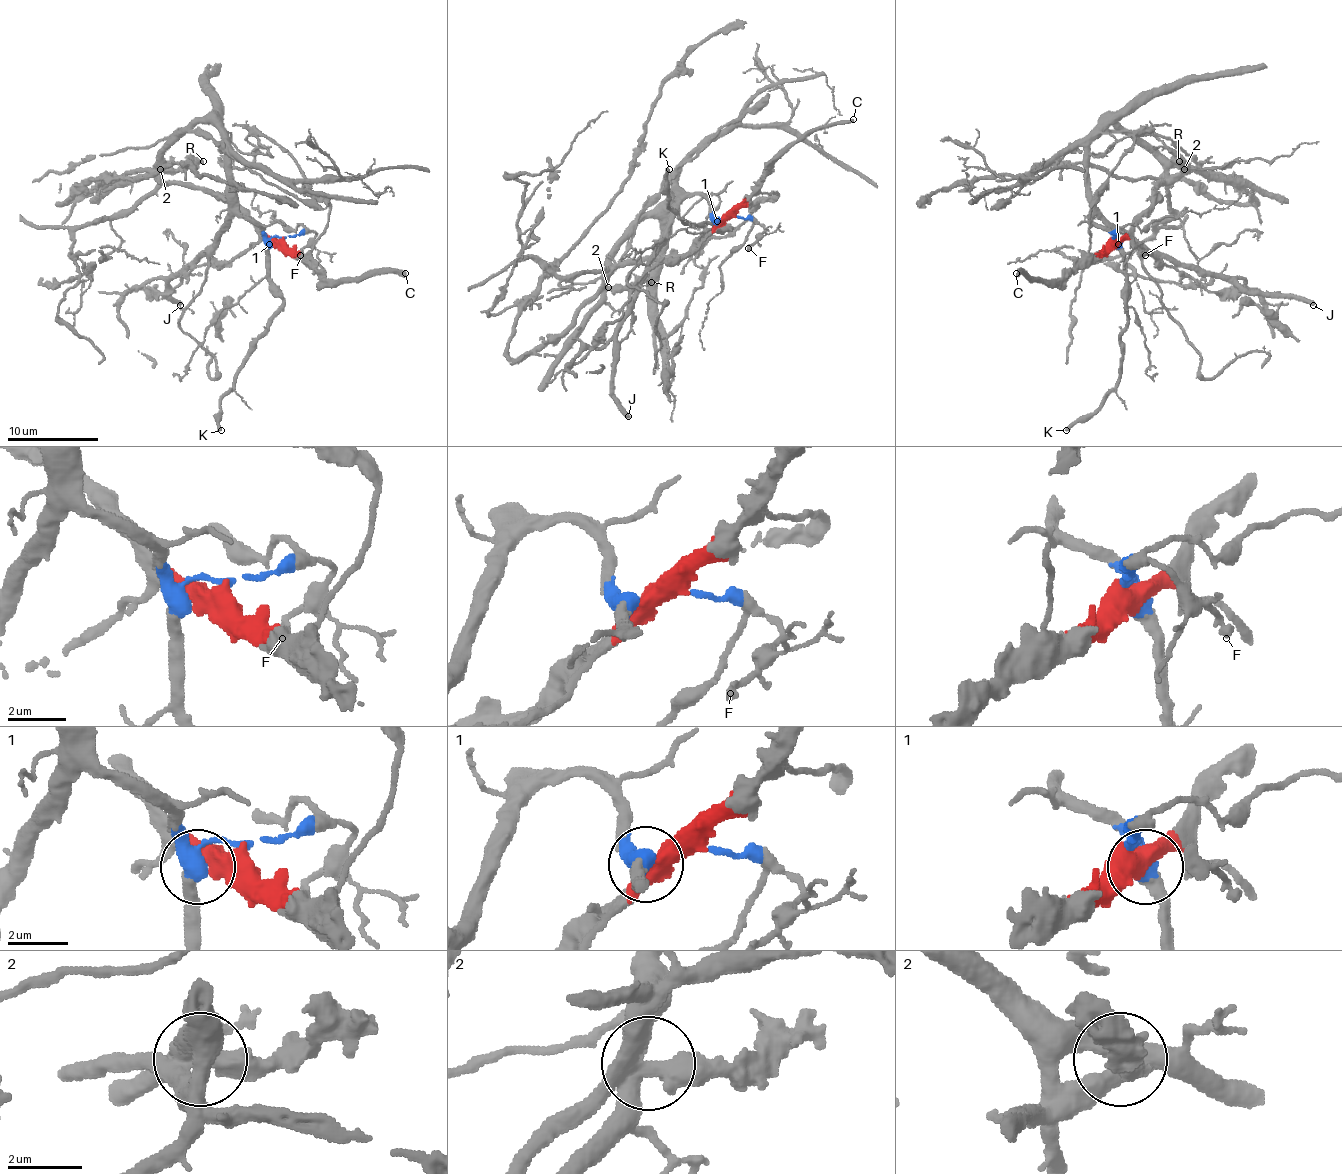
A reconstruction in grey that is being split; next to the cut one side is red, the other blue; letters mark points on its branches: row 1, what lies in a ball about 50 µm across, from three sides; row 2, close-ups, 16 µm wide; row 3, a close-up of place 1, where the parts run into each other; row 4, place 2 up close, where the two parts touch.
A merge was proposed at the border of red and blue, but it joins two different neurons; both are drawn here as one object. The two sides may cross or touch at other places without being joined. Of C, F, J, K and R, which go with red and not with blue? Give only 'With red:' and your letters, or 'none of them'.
With red: C, R

